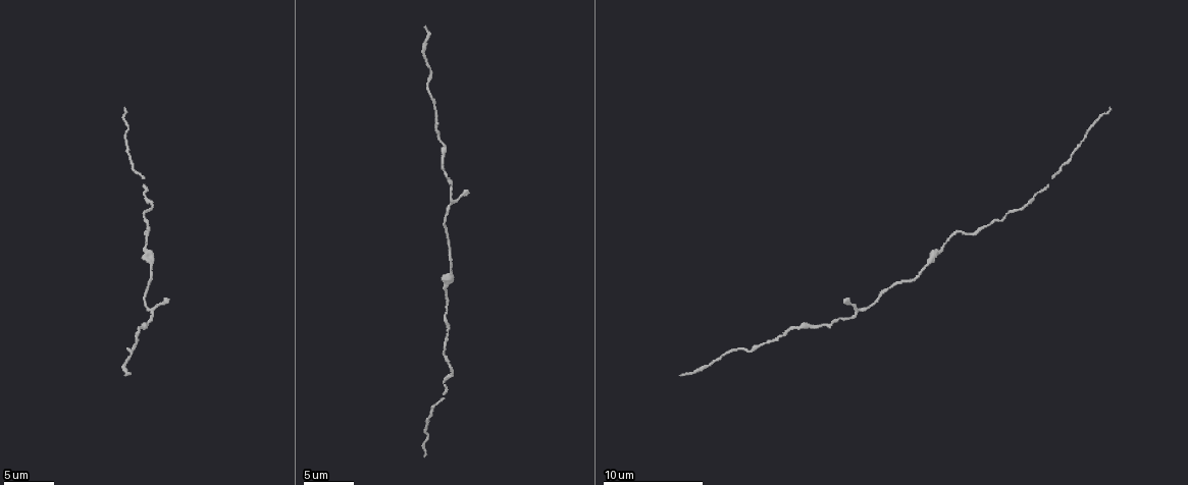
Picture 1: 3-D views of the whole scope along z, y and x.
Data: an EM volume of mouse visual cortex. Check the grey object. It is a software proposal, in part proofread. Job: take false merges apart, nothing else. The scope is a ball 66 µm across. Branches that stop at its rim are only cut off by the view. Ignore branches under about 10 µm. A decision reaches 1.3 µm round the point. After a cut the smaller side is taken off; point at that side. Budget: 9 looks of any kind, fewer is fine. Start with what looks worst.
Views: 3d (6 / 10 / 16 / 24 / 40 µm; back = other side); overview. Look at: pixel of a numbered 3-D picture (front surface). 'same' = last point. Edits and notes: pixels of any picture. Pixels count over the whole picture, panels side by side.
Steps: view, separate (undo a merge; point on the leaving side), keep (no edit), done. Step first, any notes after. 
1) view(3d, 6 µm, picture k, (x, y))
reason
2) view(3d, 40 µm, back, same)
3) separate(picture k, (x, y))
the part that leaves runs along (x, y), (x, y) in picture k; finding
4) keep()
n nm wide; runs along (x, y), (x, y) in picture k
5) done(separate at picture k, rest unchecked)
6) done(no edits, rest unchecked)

view(3d, 16 µm, picture 1, (448, 335))
thick turns thin

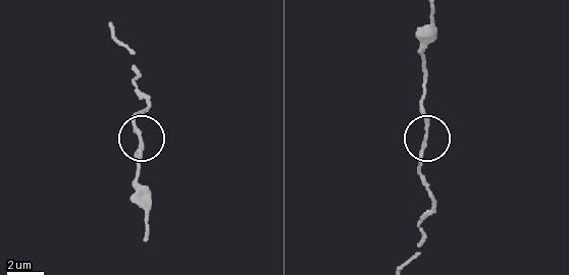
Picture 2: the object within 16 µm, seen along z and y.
view(3d, 16 µm, back, picture 2, (139, 138))

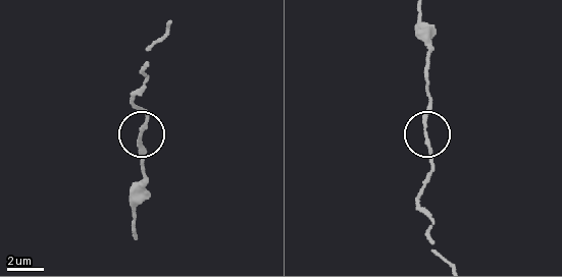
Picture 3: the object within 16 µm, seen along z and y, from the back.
keep()
160 nm wide; runs along (418, 9), (418, 33), (427, 51), (427, 156), (432, 172) in picture 3; all the same cell

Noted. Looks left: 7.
view(3d, 10 µm, picture 1, (937, 253))
sudden change in width

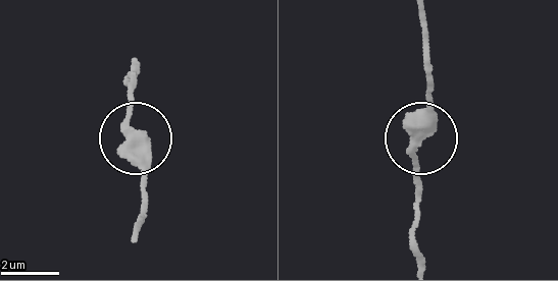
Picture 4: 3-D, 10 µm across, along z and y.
keep()
runs along (144, 207), (144, 151), (130, 115), (130, 73) in picture 4; one cell here

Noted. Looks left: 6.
view(3d, 6 µm, picture 1, (796, 327))
sudden change in width

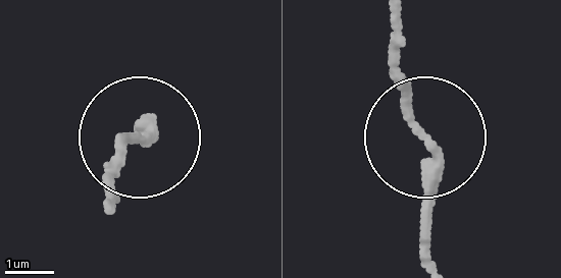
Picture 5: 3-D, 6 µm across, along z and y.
keep()
runs along (431, 255), (431, 146), (395, 52) in picture 5; continuous, no second cell

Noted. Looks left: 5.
view(3d, 6 µm, picture 1, (449, 196))
narrows sharply

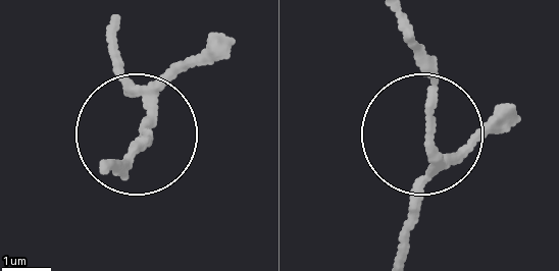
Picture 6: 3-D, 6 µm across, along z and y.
view(3d, 6 µm, back, picture 6, (430, 128))

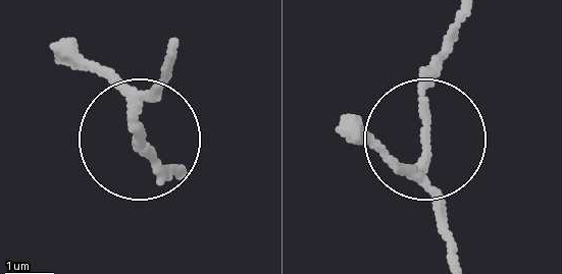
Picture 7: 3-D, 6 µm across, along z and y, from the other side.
keep()
runs along (456, 260), (423, 162), (423, 77), (448, 33) in picture 7; continuous, no second cell

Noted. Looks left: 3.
done(no edits, rest unchecked)

